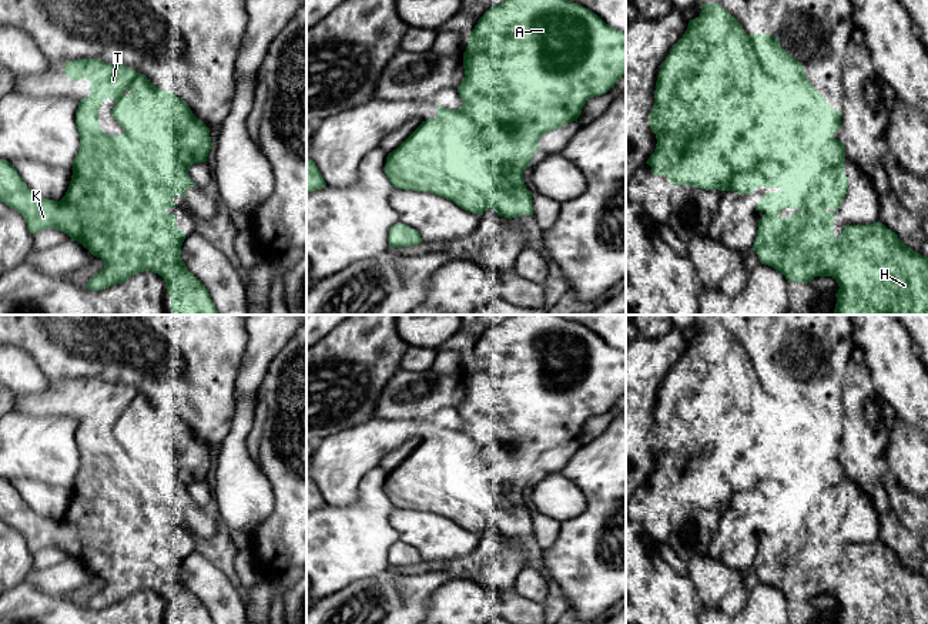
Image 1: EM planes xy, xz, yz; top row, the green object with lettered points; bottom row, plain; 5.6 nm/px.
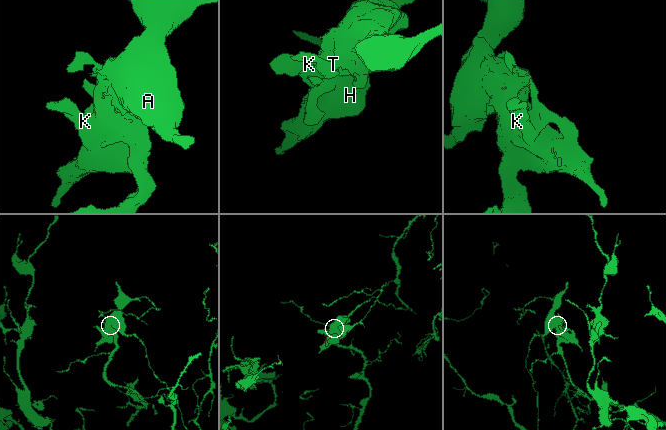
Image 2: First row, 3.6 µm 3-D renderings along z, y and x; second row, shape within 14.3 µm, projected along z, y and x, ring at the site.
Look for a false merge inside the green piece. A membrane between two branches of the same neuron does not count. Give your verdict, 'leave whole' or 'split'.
split

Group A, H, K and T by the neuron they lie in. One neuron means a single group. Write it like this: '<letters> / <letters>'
A / H K T

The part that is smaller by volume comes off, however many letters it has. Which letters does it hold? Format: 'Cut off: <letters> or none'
Cut off: A

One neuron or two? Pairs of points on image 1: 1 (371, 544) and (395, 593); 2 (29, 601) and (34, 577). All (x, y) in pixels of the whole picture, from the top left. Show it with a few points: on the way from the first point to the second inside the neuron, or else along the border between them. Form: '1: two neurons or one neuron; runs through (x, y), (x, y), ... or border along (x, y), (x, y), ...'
1: two neurons; border along (388, 569), (374, 576), (358, 579), (354, 583)
2: two neurons; border along (24, 581), (60, 599)

